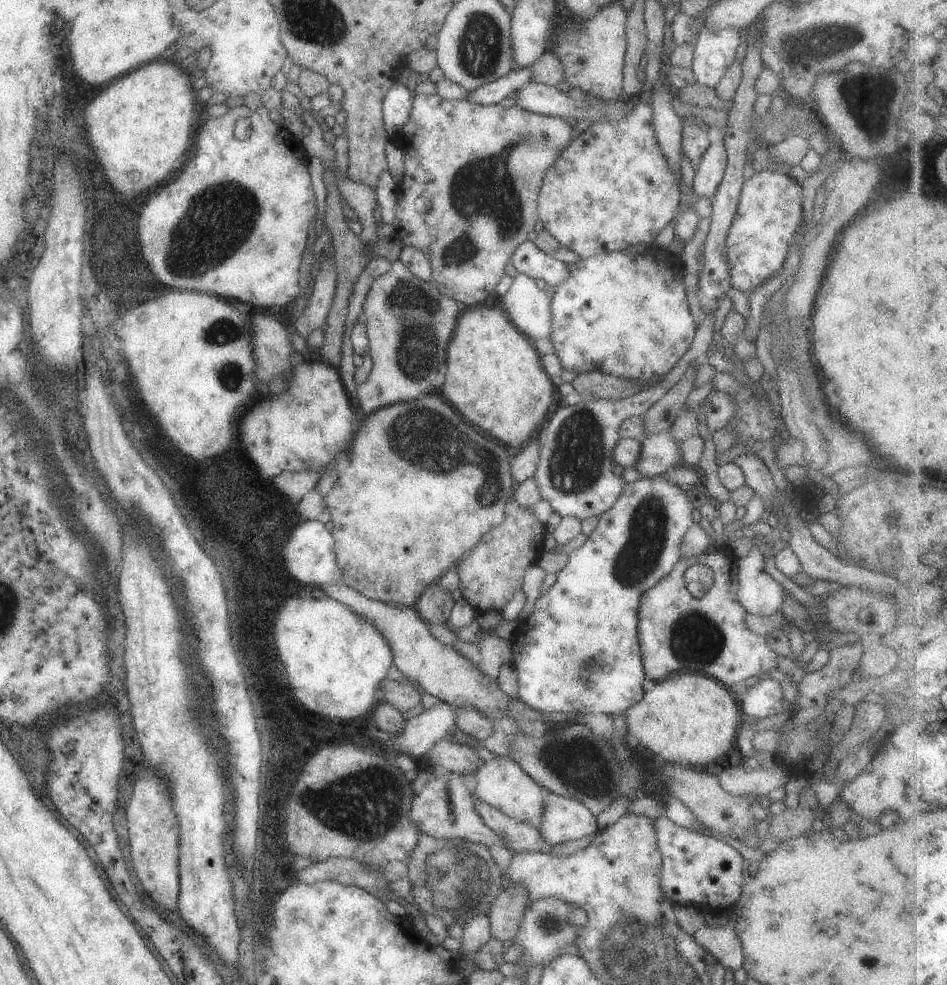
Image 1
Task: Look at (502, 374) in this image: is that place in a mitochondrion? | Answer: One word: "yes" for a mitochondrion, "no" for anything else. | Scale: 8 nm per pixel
no

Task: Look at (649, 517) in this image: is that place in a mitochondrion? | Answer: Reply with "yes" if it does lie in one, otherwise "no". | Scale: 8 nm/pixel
yes

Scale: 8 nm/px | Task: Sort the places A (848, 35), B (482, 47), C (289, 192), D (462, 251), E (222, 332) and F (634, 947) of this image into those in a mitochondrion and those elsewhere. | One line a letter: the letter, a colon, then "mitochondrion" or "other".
A: mitochondrion
B: mitochondrion
C: other
D: mitochondrion
E: mitochondrion
F: mitochondrion

